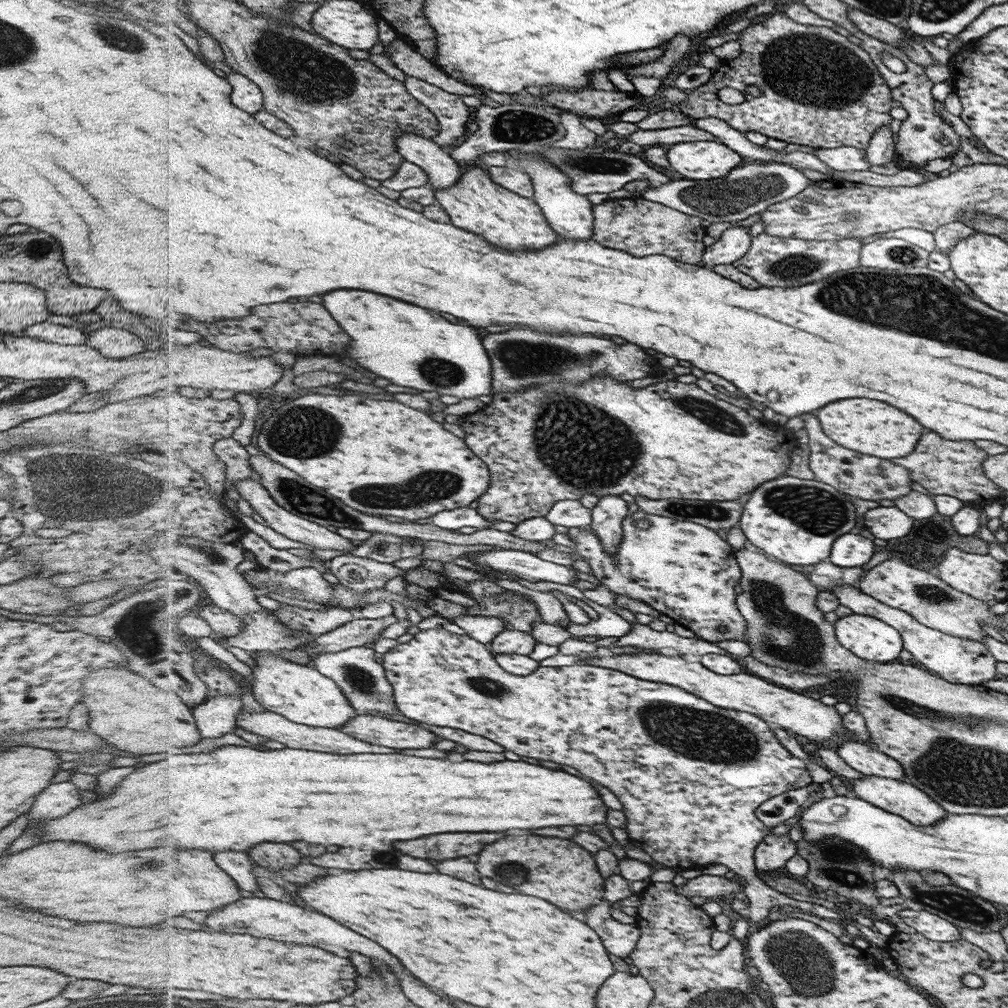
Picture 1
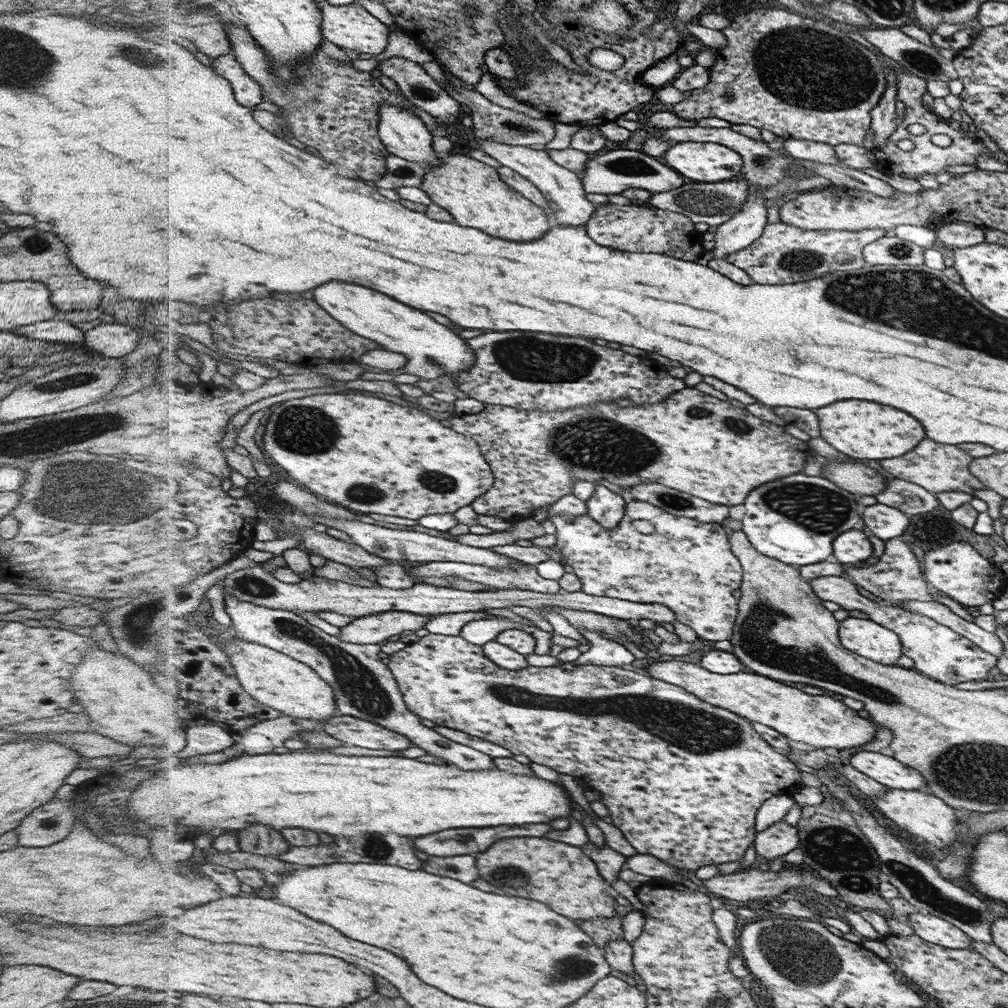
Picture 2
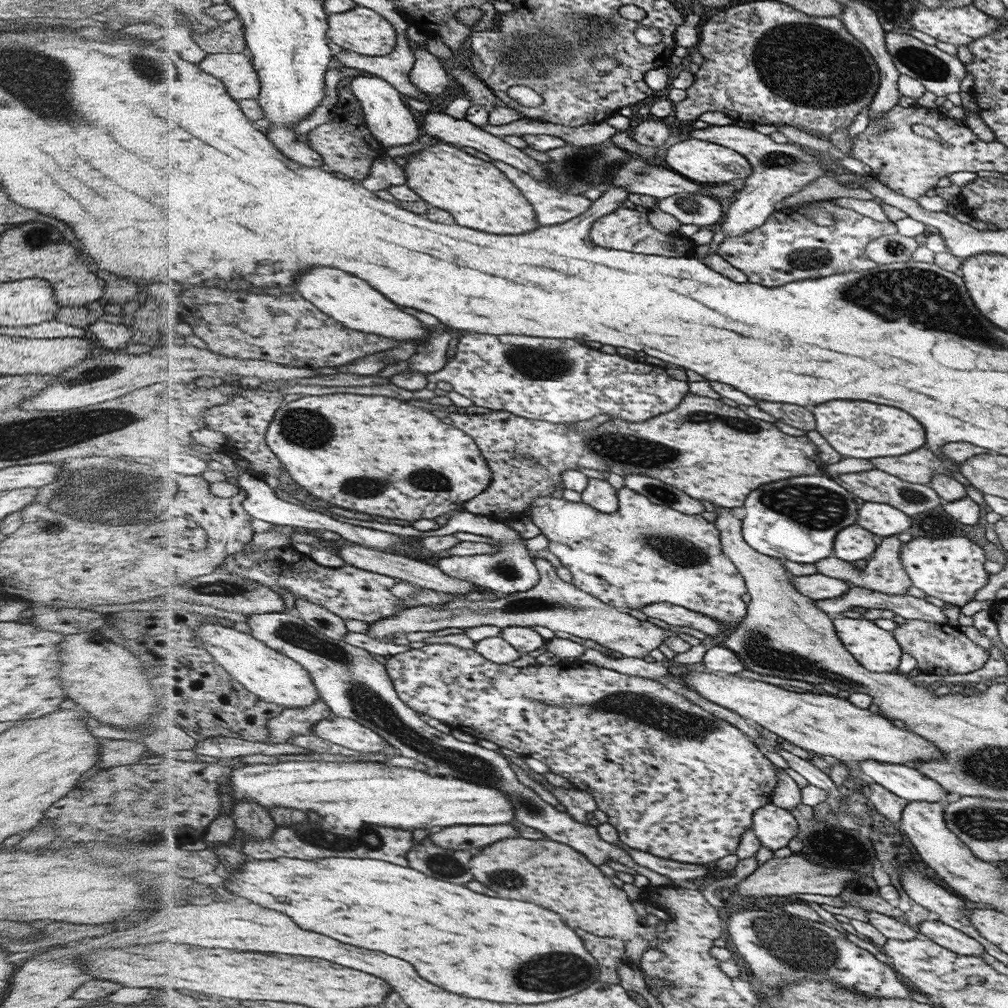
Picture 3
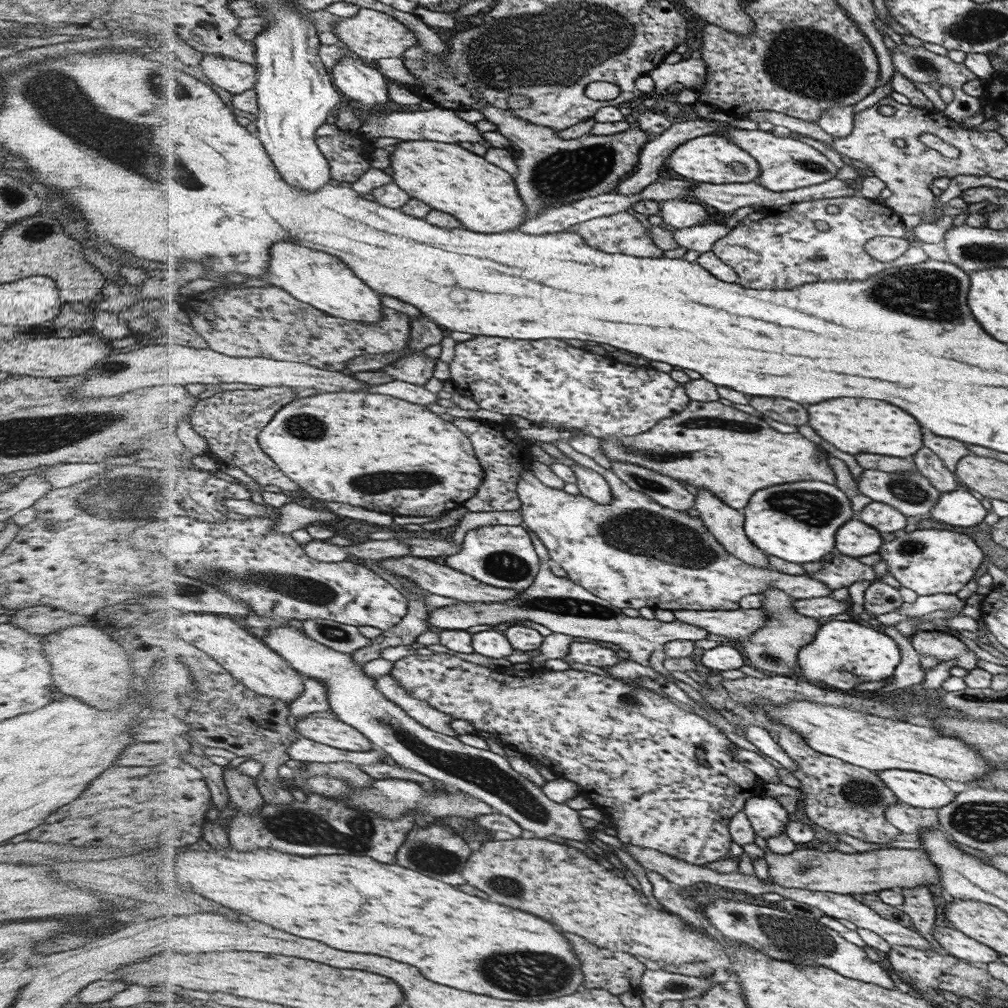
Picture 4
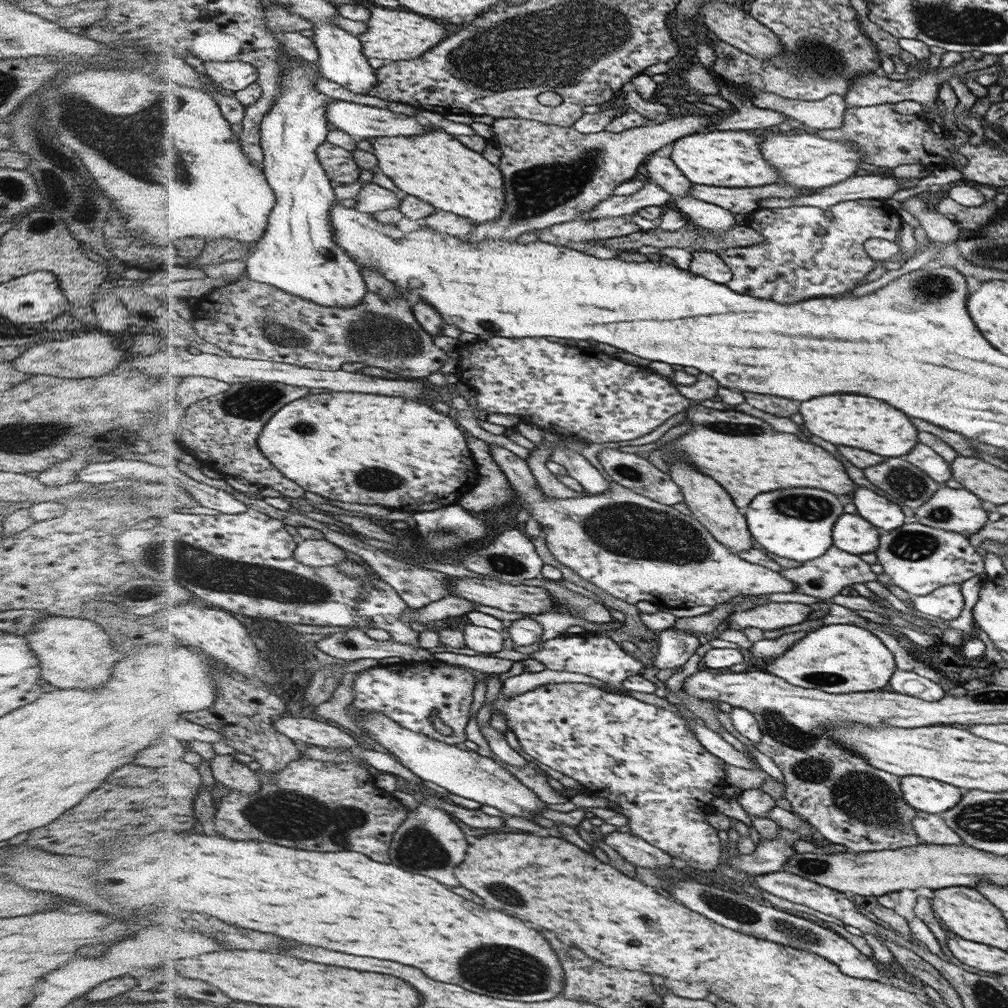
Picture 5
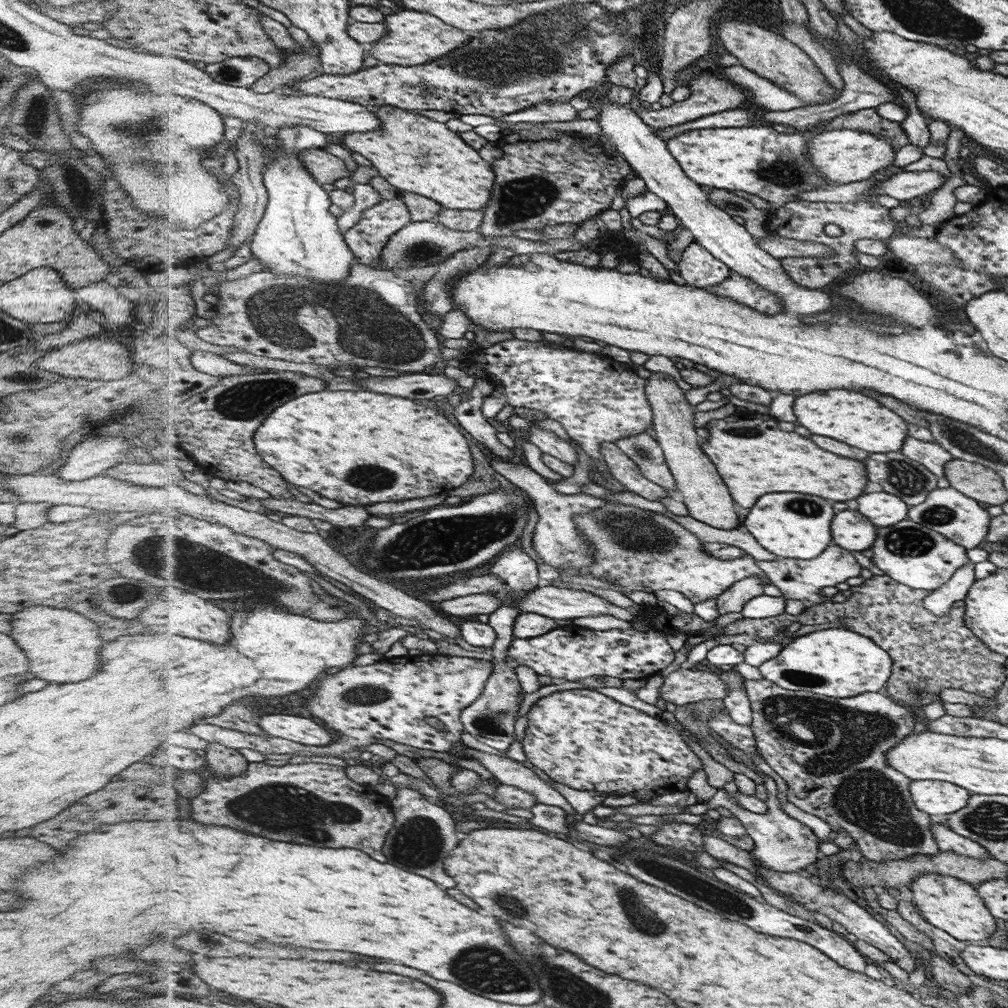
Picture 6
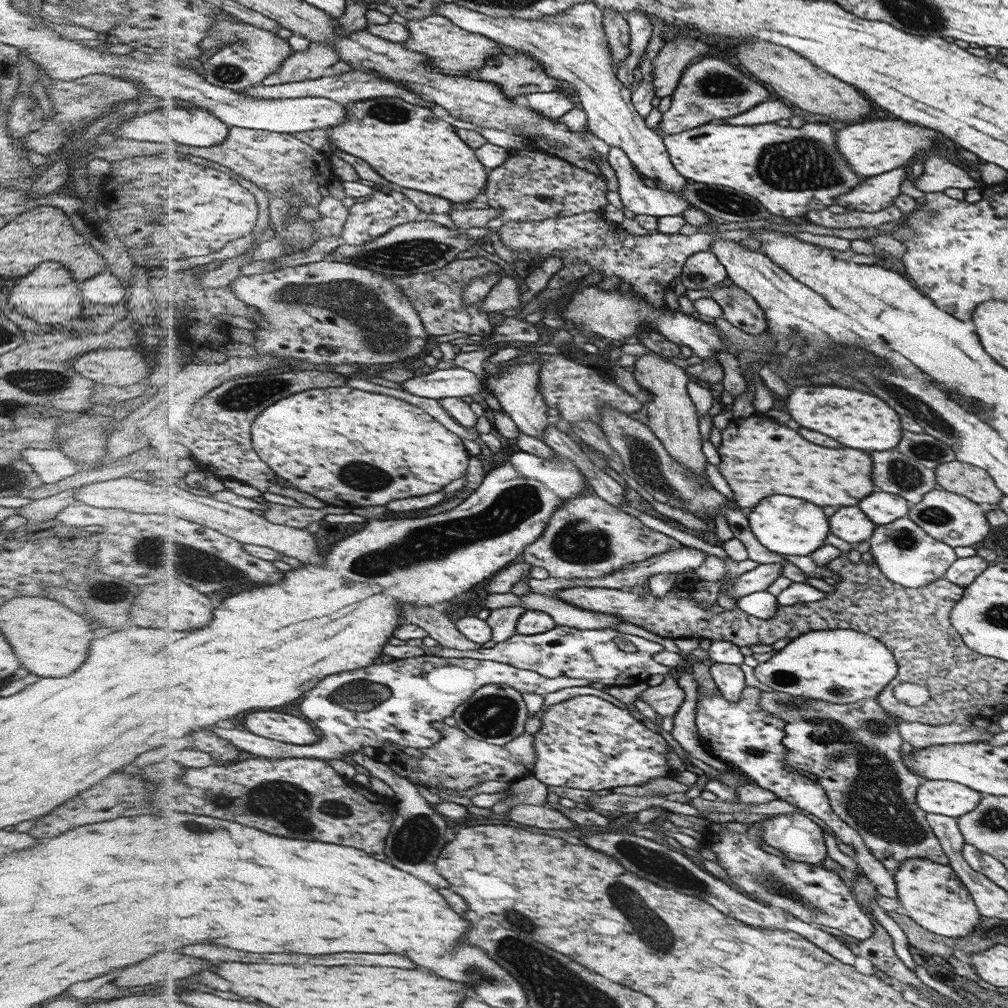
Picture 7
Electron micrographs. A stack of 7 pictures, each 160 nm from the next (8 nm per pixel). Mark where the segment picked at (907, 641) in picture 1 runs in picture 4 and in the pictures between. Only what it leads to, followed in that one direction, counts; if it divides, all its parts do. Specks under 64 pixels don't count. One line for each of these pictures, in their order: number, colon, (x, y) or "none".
2: (936, 651)
3: (939, 649)
4: (633, 552)

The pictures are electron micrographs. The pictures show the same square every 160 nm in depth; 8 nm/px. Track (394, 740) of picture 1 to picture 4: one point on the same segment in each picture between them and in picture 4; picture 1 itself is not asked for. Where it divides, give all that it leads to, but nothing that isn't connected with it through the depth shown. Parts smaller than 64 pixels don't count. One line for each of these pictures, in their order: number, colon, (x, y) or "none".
2: (354, 731)
3: (348, 732)
4: (332, 731)

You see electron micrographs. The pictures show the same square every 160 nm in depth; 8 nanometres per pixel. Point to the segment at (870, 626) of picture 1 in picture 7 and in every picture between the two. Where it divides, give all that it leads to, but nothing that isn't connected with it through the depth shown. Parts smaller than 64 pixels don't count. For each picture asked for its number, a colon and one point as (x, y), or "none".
2: (874, 641)
3: (878, 650)
4: (844, 654)
5: (841, 658)
6: (835, 662)
7: (837, 666)

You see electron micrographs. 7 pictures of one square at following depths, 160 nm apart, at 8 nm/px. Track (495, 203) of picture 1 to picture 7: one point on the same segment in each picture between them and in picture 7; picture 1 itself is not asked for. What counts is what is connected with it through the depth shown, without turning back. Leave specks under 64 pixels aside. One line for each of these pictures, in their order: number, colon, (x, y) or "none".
2: (473, 192)
3: (476, 193)
4: (485, 198)
5: (436, 168)
6: (415, 154)
7: (405, 144)

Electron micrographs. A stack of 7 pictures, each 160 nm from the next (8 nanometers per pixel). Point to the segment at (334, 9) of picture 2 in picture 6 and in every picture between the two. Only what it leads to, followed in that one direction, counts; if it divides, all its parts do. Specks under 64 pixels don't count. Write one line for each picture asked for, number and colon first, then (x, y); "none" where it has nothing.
3: (363, 30)
4: (373, 34)
5: (394, 35)
6: (415, 37)

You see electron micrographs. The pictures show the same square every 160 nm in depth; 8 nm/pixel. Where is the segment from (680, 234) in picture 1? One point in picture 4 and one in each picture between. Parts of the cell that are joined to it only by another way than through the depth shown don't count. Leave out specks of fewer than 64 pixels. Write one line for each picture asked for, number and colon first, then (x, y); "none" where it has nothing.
2: (631, 228)
3: (627, 229)
4: (622, 233)

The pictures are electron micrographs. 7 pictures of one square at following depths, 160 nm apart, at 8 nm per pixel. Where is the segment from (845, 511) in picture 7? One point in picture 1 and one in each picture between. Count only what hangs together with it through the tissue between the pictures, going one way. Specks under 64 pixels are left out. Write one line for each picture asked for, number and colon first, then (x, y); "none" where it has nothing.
1: (854, 550)
2: (852, 546)
3: (857, 542)
4: (855, 539)
5: (854, 534)
6: (852, 531)

